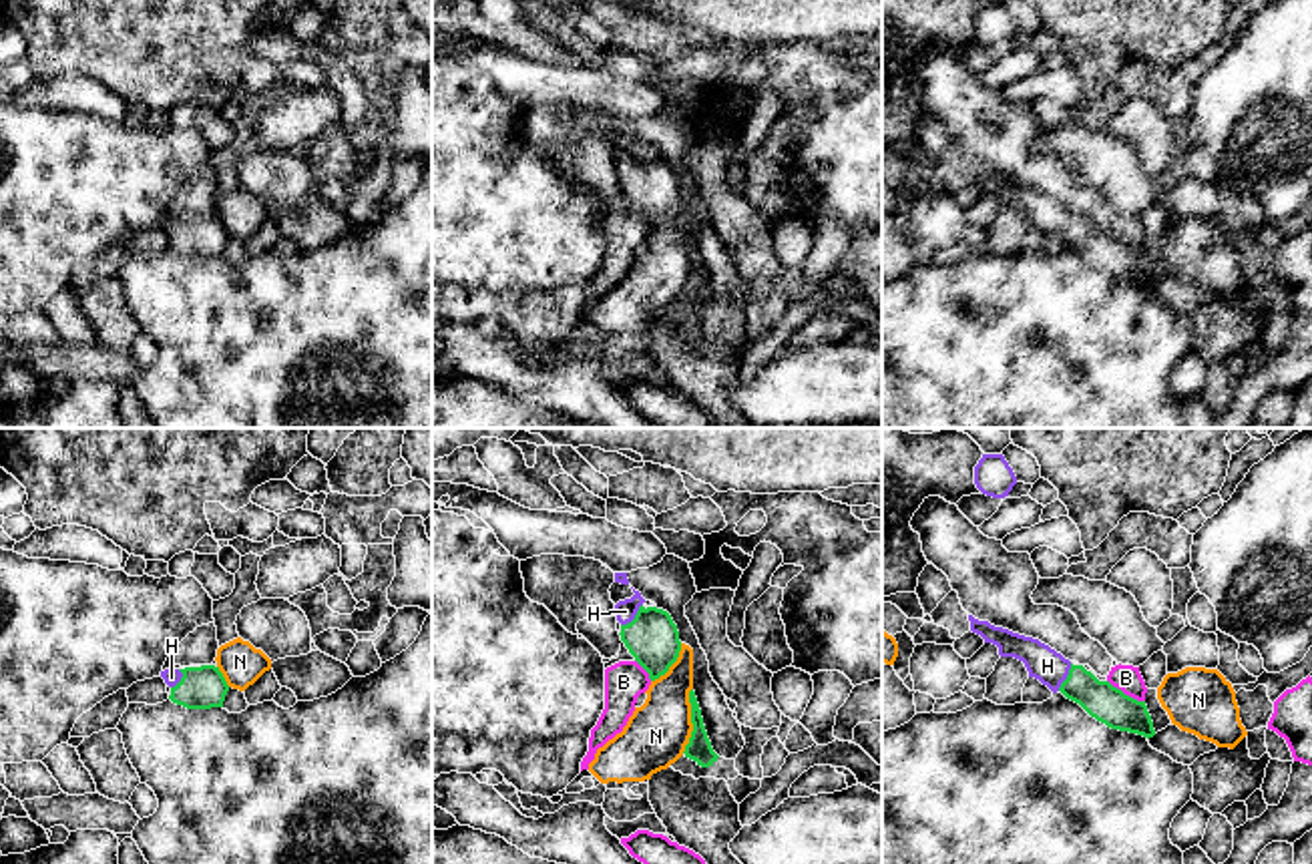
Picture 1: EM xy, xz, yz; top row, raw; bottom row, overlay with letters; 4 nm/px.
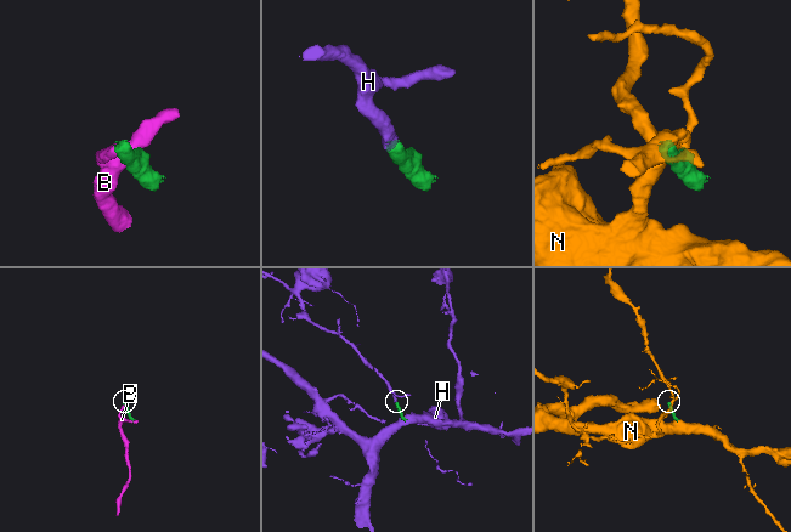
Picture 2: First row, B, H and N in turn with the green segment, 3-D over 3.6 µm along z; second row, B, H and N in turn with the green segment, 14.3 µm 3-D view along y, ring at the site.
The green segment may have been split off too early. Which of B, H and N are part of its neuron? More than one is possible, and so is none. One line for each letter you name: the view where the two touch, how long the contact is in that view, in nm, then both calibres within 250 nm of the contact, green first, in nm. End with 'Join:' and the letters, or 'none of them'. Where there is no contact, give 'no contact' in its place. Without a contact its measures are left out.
H: meets green in xz; contact 130 nm long; 220 nm thick on the green side, 90 nm on the other
Join: H

